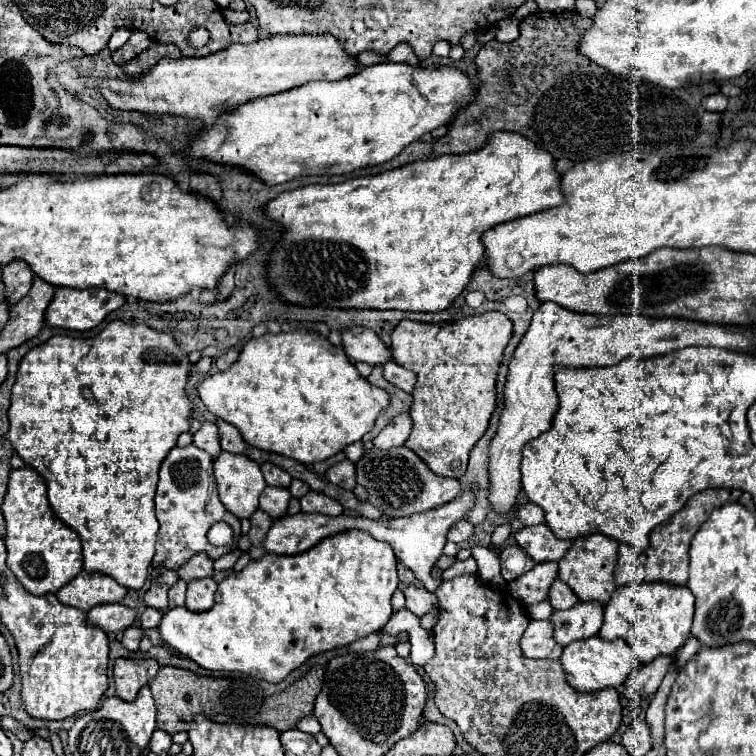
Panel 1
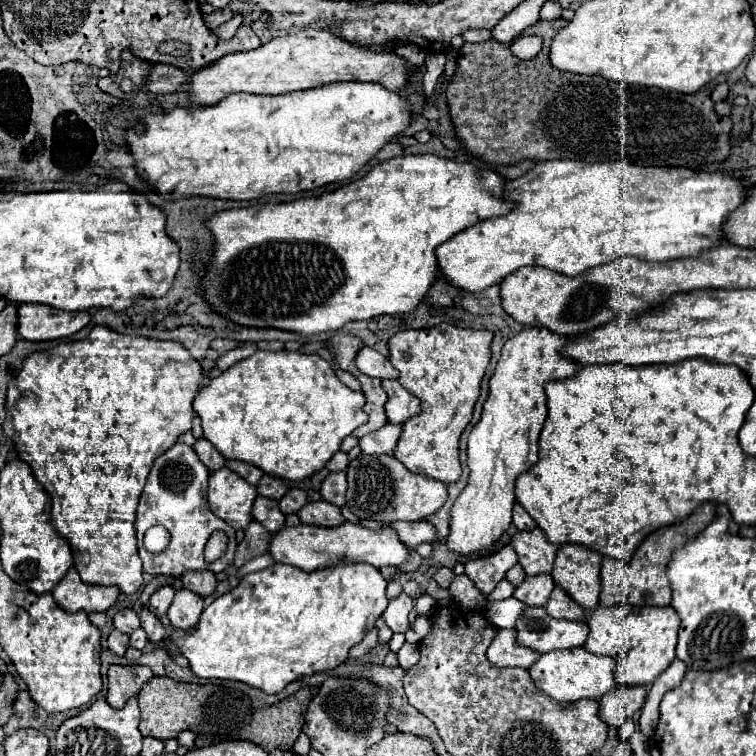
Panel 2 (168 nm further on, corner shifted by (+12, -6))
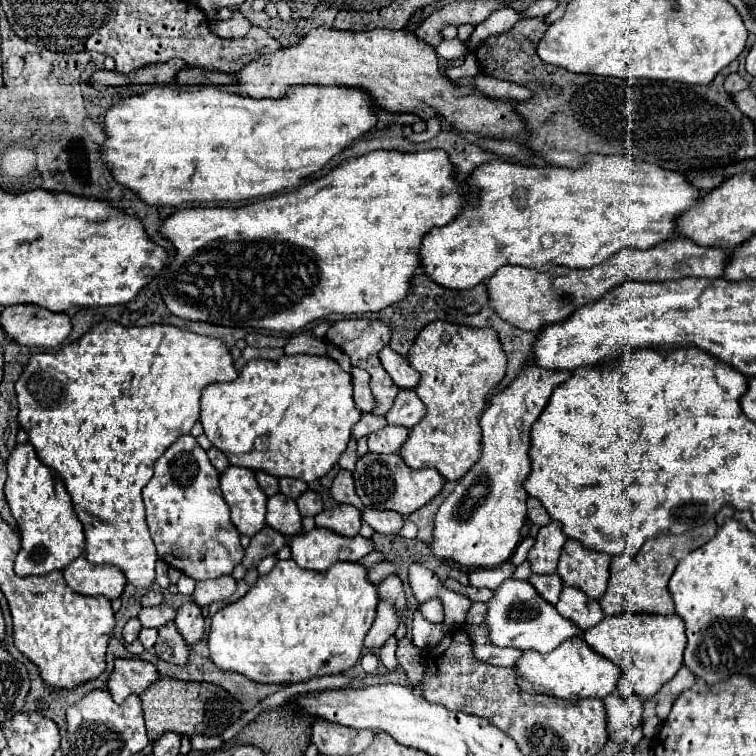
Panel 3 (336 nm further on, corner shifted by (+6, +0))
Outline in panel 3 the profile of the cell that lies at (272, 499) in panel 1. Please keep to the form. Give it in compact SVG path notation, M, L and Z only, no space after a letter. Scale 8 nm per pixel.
M284 494L268 500L266 520L268 526L272 526L276 532L282 532L282 536L296 536L302 530L302 516L296 508L296 502Z

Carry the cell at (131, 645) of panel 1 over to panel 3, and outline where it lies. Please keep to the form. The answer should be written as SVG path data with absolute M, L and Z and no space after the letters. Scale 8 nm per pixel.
M130 618L130 620L126 622L126 626L124 626L124 642L130 644L130 642L138 640L140 630L142 630L142 624L140 624L136 618Z

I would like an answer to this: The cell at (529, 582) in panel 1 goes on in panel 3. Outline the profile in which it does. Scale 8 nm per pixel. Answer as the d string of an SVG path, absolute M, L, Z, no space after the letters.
M532 574L528 580L530 580L530 584L538 590L538 594L546 602L550 602L550 604L558 602L558 596L560 596L560 592L564 588L564 584L562 584L562 580L560 580L558 574L542 574L542 576Z

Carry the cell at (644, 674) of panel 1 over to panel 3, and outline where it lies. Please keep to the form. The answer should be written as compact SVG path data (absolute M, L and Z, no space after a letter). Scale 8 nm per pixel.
M614 692L604 698L604 706L608 714L610 738L620 746L628 744L632 730L642 724L642 700L622 700L622 696Z

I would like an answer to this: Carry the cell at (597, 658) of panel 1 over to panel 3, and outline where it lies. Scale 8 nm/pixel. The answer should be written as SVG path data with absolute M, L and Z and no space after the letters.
M580 636L564 640L548 654L538 654L534 650L522 652L514 670L516 670L516 684L522 692L546 694L546 696L556 696L566 700L606 698L616 690L616 682L620 676L618 666L606 660L604 656L598 656L598 652L588 648L584 638Z

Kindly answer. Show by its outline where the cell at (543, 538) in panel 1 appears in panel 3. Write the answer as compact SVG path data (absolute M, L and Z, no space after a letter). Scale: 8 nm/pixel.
M550 522L540 528L534 546L530 548L528 562L534 574L554 574L560 558L560 550L568 538L562 532L562 524Z

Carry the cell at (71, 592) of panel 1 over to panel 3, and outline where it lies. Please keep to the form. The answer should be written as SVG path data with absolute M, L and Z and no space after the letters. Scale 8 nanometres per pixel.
M78 556L64 568L66 584L84 596L106 596L108 600L120 598L126 586L126 576L118 566L90 564L86 556Z

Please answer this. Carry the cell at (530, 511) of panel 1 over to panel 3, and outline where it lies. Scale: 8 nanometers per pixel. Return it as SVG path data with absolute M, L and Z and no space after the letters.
M528 498L528 518L538 526L546 526L550 522L548 512L538 498Z

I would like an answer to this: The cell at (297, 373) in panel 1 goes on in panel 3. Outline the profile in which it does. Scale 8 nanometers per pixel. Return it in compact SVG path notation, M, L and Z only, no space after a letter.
M282 356L276 362L250 360L240 376L228 384L210 384L202 390L200 422L208 440L228 458L232 466L266 472L276 478L300 478L312 482L322 478L340 458L350 442L360 412L352 400L352 378L336 360L322 356Z

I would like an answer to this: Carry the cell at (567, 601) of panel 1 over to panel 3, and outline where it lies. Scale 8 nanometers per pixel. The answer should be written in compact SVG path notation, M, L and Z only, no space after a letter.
M566 586L562 590L562 596L560 596L560 602L556 604L556 610L566 620L576 624L582 632L596 626L604 618L604 612L600 612L598 600L592 600L580 588L570 588L570 586Z

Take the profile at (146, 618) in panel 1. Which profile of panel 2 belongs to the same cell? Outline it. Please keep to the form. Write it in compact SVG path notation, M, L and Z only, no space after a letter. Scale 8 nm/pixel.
M136 628L132 634L130 634L130 646L138 648L138 650L144 650L148 644L148 636L144 632L144 628Z

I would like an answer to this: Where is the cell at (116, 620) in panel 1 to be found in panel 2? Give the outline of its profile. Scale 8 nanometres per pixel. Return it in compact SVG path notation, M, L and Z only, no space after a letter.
M126 608L126 610L120 610L120 612L114 616L112 626L114 626L114 630L120 630L120 632L130 634L132 630L136 630L136 628L140 626L140 620L138 620L138 616L136 616L134 610L128 610L128 608Z

